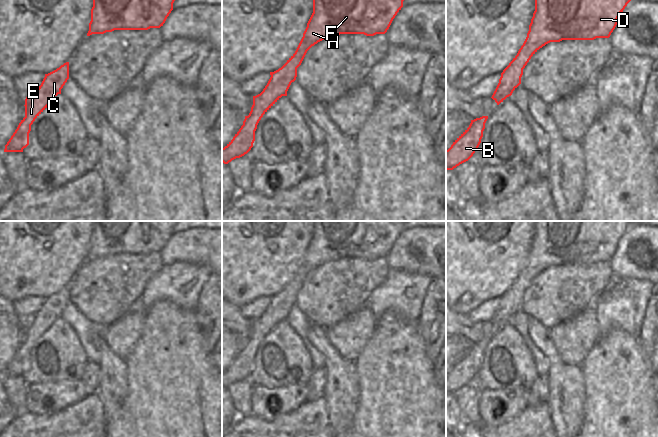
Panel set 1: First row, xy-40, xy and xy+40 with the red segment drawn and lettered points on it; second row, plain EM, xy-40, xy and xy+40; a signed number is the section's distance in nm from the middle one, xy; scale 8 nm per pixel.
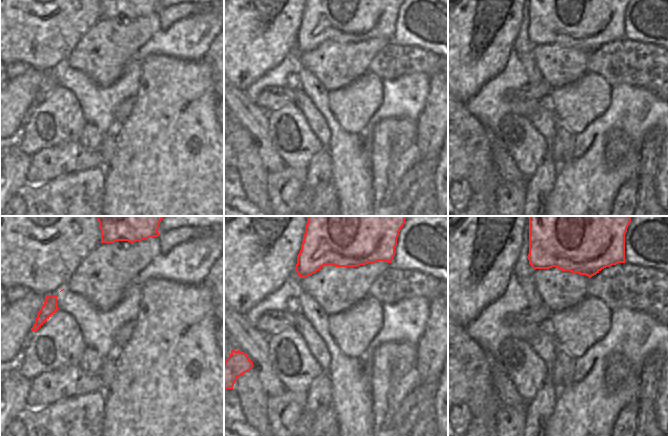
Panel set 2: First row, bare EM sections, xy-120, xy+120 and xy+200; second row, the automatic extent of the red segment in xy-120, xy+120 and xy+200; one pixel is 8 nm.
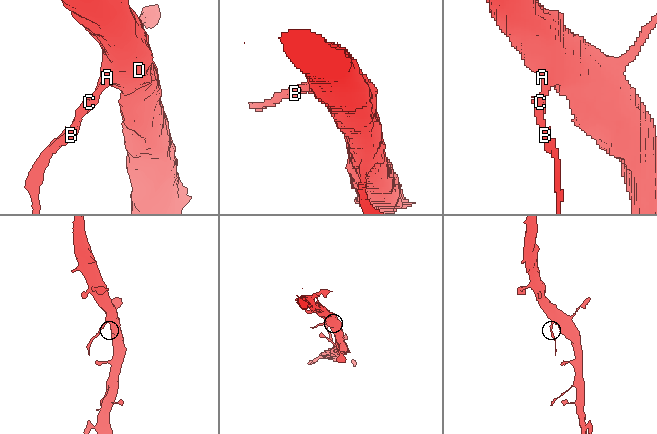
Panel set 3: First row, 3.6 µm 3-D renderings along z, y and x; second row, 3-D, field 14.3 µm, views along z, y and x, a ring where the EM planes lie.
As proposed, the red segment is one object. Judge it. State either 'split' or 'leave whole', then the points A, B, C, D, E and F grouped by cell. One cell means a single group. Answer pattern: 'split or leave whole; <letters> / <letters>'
split; A D F / B C E

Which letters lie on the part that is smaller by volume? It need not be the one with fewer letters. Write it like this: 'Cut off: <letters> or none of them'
Cut off: B, C, E

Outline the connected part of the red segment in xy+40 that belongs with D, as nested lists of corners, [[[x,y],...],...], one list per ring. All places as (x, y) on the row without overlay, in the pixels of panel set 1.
[[[535,221],[535,235],[529,249],[527,261],[509,290],[516,288],[523,294],[531,281],[550,266],[609,262],[617,249],[619,239],[630,225],[628,221]]]

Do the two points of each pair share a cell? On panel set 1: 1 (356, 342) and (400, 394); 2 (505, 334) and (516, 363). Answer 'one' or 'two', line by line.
1: two
2: one

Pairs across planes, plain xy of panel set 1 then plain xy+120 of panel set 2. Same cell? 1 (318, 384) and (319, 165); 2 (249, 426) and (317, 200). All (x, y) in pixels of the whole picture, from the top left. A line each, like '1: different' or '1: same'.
1: same
2: same

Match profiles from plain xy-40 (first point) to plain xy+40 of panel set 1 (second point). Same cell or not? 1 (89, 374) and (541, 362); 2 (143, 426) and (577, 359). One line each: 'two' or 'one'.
1: two
2: two

